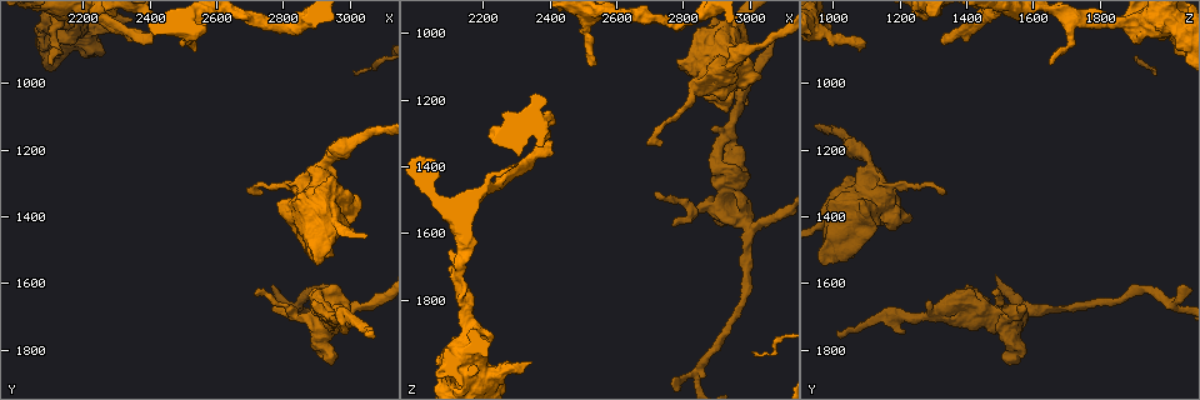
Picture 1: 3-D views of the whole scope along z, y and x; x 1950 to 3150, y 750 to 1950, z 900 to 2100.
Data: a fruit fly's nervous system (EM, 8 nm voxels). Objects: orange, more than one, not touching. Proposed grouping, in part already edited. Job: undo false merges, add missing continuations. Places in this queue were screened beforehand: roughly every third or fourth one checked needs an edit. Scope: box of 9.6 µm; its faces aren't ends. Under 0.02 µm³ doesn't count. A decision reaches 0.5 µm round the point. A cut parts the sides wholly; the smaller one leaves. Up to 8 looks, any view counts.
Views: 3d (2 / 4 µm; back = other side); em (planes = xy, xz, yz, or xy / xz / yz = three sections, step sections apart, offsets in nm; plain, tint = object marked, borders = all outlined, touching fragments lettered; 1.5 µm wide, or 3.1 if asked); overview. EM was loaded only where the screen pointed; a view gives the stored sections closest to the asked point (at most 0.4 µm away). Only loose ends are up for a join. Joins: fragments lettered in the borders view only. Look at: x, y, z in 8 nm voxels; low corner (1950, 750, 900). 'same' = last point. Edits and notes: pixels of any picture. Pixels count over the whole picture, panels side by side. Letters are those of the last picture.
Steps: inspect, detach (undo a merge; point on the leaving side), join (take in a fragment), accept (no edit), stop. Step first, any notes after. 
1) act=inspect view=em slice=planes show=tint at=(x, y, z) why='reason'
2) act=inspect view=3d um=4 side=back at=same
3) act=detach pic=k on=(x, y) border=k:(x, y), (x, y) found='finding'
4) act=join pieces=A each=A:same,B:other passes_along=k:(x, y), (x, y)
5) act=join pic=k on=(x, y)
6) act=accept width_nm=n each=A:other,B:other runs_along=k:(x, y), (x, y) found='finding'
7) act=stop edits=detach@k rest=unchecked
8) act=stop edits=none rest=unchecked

act=inspect view=3d um=2 at=(3070, 1740, 1010) why='end of a long branch'

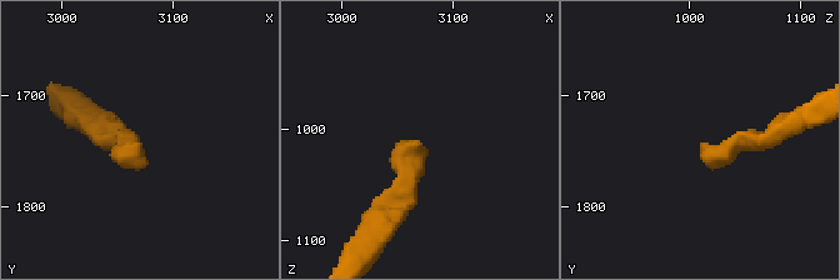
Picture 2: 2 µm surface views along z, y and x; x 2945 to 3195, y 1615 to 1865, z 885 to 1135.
act=inspect view=em slice=xy step=4 show=borders at=(3070, 1742, 1012)

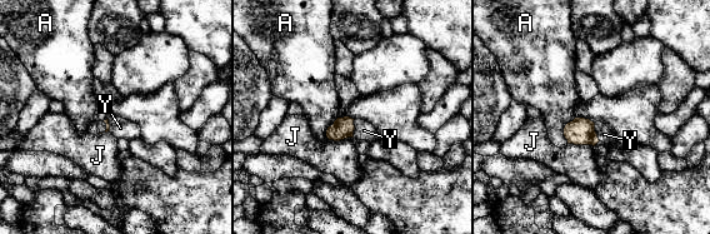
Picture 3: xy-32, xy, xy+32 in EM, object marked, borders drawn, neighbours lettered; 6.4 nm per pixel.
act=inspect view=em slice=planes show=borders at=same why='another direction'

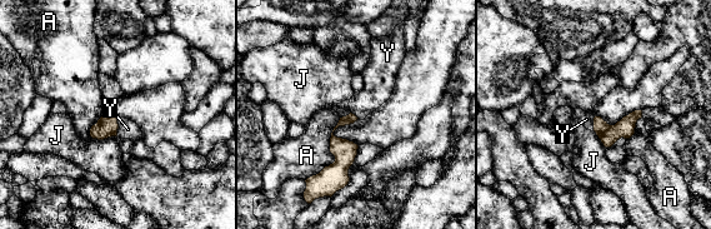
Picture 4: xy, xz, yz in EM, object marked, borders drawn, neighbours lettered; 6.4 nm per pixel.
act=join pieces=Y each=A:other,J:other,Y:same passes_along=4:(106, 127), (118, 127), (128, 129) found='the cell continues'

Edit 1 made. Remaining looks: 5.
act=inspect view=em slice=xy step=4 show=borders at=(2710, 1630, 1480) why='an open end'

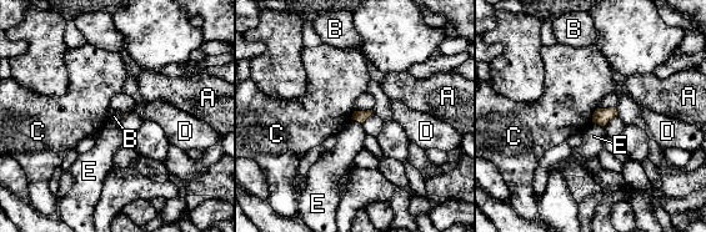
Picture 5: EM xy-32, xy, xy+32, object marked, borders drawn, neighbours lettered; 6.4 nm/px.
act=inspect view=em slice=planes show=borders at=same why='cut it another way'

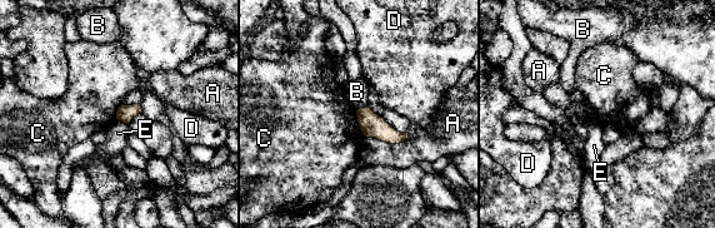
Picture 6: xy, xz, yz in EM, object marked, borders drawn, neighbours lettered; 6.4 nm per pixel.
act=accept width_nm=110 longest_contact=A:280nm each=A:other,B:other,C:other,D:other,E:other found='no lettered fragment goes on from it'

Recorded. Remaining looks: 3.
act=inspect view=3d um=4 at=(2400, 870, 1320) why='an open end'

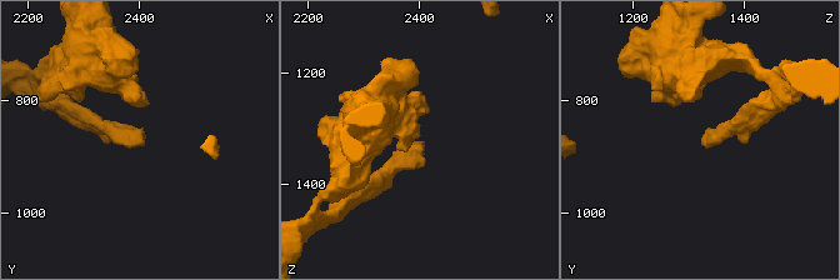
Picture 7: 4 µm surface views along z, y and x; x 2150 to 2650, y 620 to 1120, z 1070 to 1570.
act=inspect view=em slice=planes show=plain at=(2410, 875, 1325) why='now the EM'

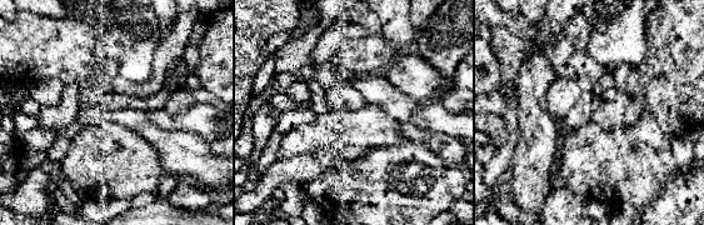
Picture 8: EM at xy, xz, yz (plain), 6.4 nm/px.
act=inspect view=em slice=planes show=borders at=same why='what lies round it'

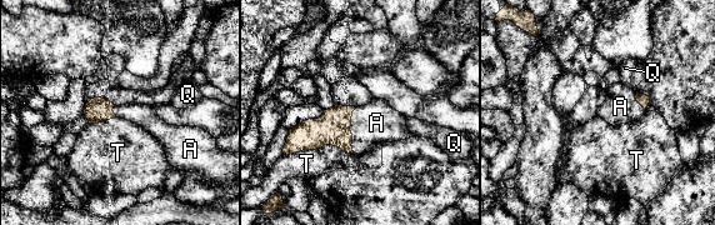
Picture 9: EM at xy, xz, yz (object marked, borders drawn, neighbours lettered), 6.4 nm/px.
act=join pieces=A width_nm=160 each=A:same,Q:other,T:other found='the cell continues'

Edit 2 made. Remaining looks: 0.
act=stop edits=join@4,join@9 rest=unchecked

